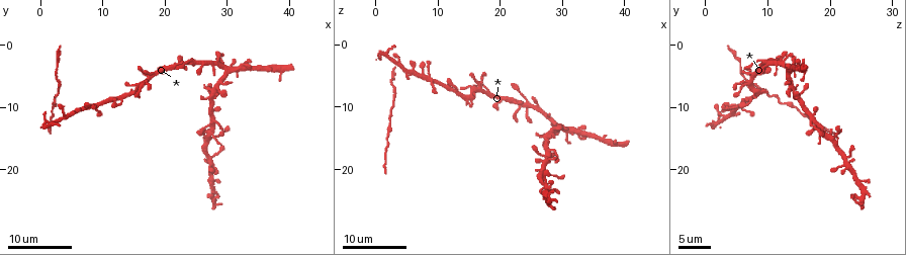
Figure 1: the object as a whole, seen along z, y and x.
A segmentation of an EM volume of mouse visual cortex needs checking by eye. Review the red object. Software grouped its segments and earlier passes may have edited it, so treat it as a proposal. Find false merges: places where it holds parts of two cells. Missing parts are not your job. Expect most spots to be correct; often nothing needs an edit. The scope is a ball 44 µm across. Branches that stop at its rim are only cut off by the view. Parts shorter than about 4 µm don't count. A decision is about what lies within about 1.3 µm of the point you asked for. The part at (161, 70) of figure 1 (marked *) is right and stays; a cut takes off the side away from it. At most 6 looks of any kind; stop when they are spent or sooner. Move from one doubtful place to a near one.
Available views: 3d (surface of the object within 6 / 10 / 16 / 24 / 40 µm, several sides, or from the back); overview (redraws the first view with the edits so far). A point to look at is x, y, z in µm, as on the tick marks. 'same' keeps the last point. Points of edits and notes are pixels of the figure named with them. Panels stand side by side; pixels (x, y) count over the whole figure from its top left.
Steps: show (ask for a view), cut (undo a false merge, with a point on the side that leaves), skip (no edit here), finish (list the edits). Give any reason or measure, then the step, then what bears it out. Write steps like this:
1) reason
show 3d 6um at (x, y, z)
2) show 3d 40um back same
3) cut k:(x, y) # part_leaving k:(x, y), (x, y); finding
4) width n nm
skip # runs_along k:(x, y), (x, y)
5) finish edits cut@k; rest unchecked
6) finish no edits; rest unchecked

thin arm on a thick one
show 3d 24um at (16.5, 6.0, 6.5)

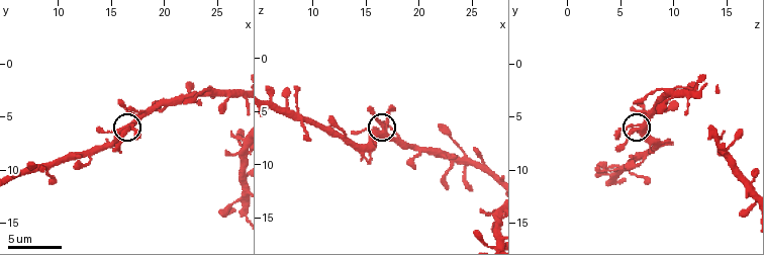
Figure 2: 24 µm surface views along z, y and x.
show 3d 10um at (16.2, 6.0, 6.6)

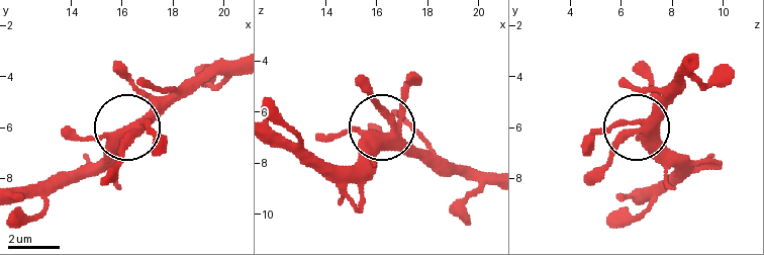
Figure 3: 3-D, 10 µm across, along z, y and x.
skip # runs_along 3:(462, 175), (412, 156), (386, 136), (382, 107), (356, 82); continuous, no second cell

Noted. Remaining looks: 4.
small branch off a trunk
show 3d 10um at (24.2, 2.8, 9.4)

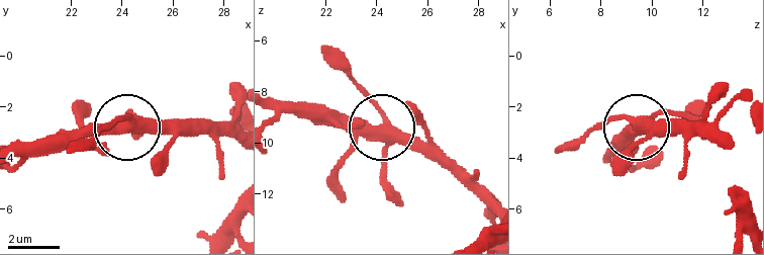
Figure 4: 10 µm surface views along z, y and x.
skip # one cell here

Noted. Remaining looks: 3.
small branch off a trunk
show 3d 24um at (27.0, 18.5, 22.0)

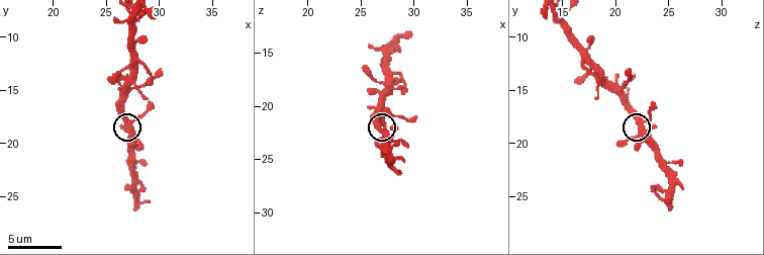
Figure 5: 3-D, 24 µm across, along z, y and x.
show 3d 10um at (27.4, 18.4, 22.6)

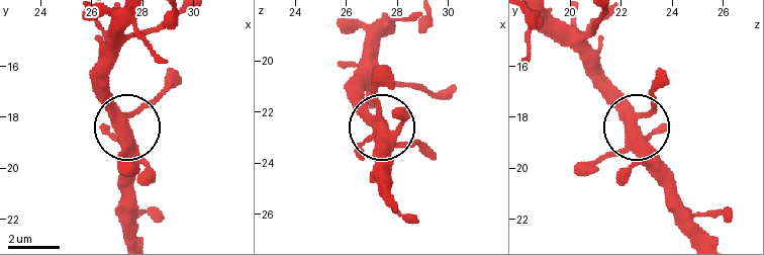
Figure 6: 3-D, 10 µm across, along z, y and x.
width 410 nm
skip # runs_along 6:(547, 20), (631, 118), (644, 118), (662, 81); one cell here

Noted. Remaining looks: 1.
finish no edits; rest unchecked

